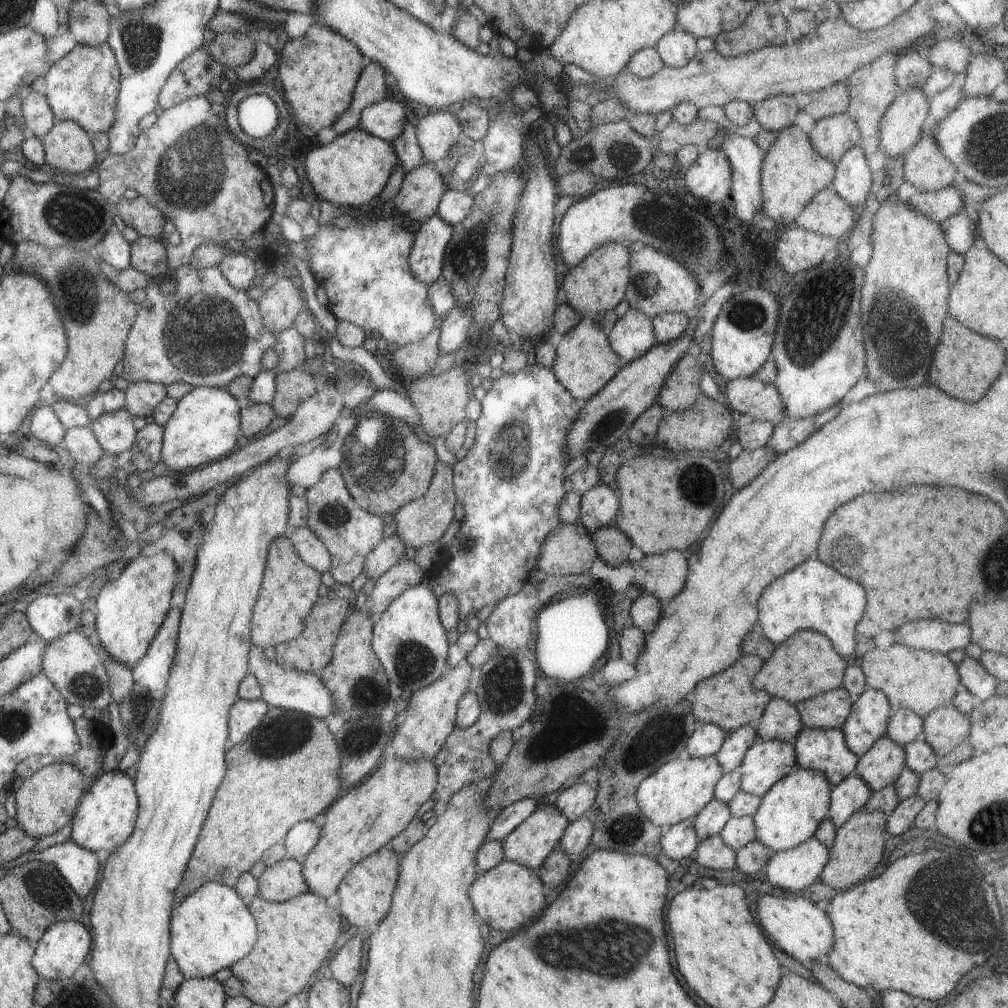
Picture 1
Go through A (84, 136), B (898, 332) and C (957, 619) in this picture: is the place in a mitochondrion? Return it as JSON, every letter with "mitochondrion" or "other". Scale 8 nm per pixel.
{"A":"other","B":"mitochondrion","C":"other"}

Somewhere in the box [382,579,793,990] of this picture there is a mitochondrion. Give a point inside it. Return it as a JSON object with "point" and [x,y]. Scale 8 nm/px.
{"point":[615,949]}

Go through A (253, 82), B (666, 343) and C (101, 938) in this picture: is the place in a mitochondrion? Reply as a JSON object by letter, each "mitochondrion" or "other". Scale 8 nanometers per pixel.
{"A":"other","B":"other","C":"other"}

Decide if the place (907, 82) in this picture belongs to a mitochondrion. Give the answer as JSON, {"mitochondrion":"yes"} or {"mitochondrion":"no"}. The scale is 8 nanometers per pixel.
{"mitochondrion":"no"}

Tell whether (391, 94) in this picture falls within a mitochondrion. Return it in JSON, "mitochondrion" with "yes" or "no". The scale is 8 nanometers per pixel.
{"mitochondrion":"no"}

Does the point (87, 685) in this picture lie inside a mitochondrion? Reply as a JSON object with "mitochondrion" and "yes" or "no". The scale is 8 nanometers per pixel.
{"mitochondrion":"yes"}

